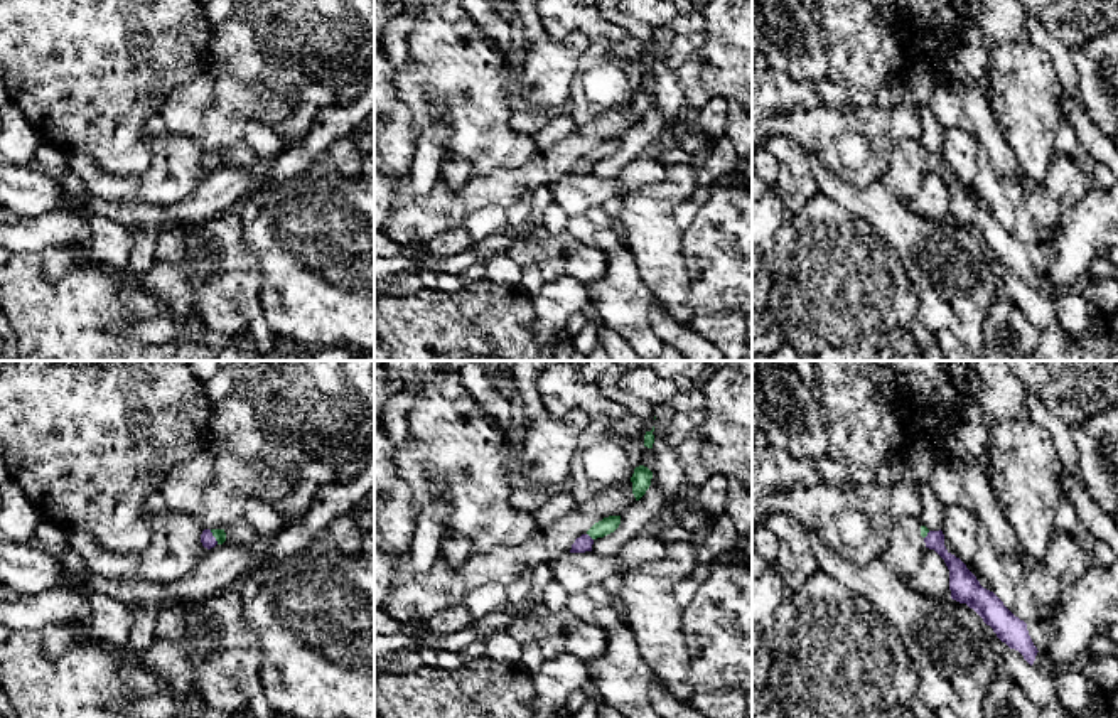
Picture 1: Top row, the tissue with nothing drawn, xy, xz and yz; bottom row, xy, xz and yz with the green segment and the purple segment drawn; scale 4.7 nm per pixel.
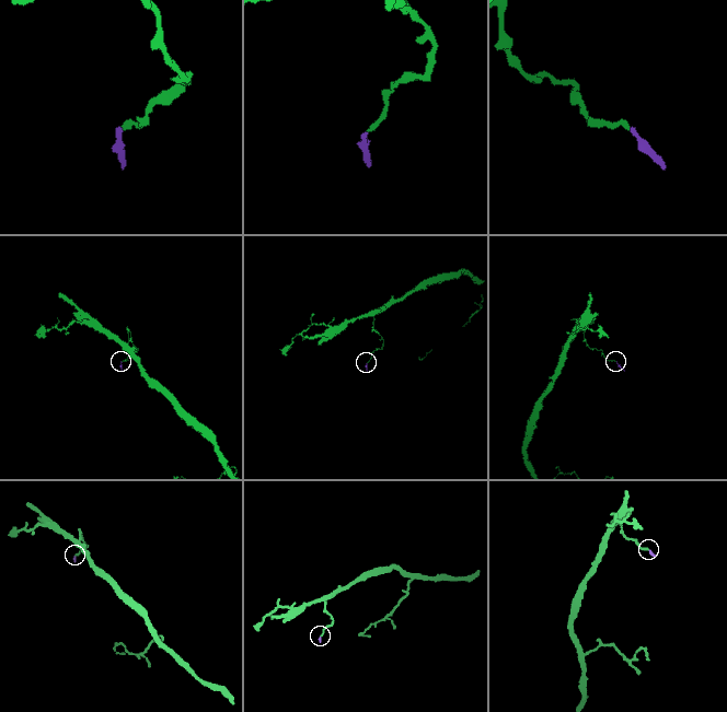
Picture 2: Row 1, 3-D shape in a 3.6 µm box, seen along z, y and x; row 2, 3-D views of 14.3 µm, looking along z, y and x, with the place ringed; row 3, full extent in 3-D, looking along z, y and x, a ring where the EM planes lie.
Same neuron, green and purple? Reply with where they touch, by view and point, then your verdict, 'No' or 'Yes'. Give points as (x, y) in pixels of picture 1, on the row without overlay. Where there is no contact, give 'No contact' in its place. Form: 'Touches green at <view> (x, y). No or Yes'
Touches green at xz (589, 157). Yes

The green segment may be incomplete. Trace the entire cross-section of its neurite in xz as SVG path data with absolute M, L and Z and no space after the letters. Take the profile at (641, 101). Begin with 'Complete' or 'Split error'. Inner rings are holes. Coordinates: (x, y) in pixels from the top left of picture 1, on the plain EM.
Complete. M639 88L634 91L631 104L636 123L639 123L646 116L646 113L651 108L651 101L653 101L653 94L648 89Z

